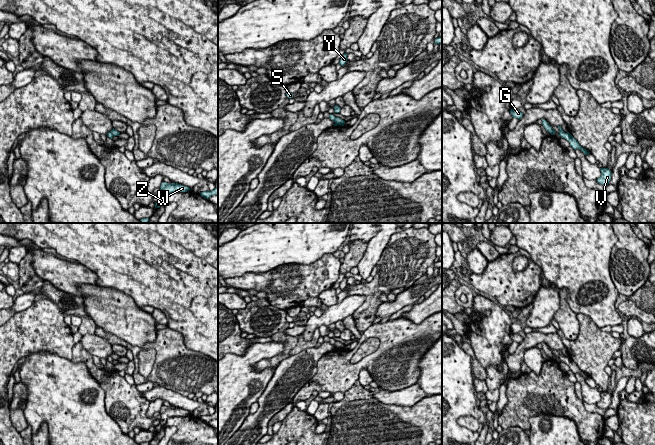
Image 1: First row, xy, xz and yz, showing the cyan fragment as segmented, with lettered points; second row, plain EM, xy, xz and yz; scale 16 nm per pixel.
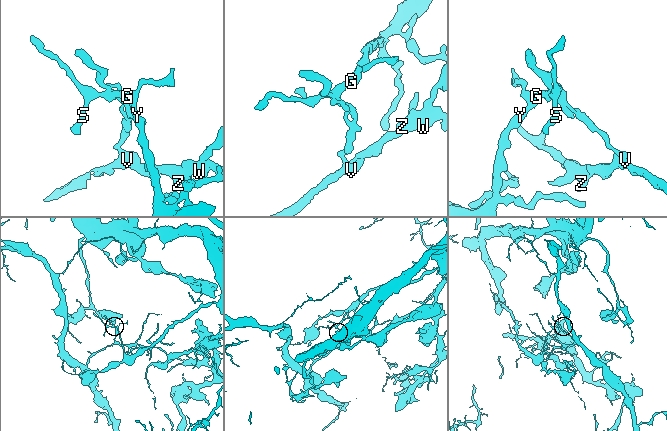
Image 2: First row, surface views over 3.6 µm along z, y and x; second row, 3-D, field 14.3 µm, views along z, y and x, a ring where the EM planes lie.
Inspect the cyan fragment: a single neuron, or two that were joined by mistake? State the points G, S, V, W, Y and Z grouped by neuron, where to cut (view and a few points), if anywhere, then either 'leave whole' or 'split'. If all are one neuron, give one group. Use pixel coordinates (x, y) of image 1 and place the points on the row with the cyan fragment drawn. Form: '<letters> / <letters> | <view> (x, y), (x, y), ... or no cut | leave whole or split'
G S Y / V W Z | xz (335, 117), (337, 124) | split

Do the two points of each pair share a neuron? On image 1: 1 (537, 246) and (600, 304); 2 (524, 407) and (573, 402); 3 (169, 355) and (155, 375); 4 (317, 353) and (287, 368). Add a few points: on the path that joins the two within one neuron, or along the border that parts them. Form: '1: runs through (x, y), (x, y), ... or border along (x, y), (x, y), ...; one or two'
1: runs through (557, 266), (575, 284), (575, 300), (580, 306); one
2: runs through (536, 402), (561, 402); one
3: runs through (169, 360), (160, 370); one
4: runs through (310, 357), (299, 368), (294, 368); one

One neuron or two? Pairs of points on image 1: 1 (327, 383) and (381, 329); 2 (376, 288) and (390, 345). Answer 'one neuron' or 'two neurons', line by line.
1: one neuron
2: two neurons

